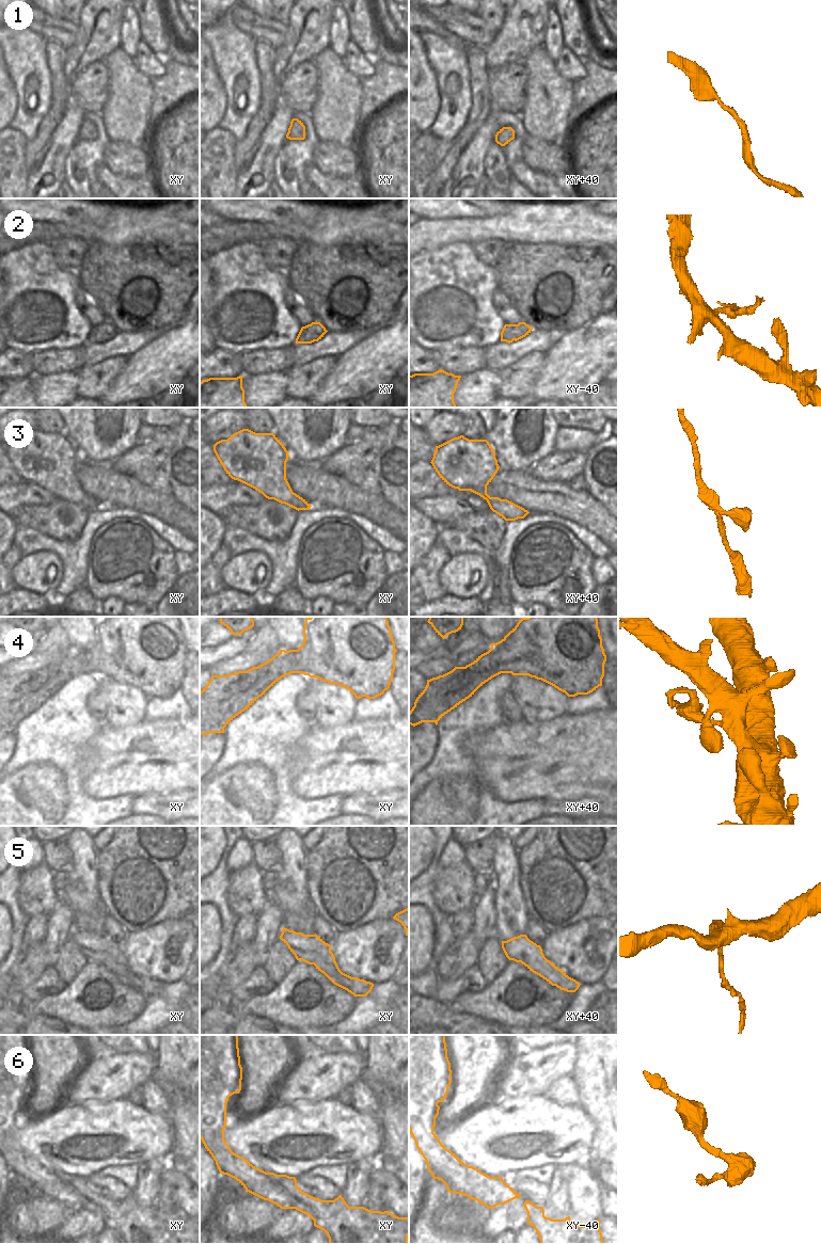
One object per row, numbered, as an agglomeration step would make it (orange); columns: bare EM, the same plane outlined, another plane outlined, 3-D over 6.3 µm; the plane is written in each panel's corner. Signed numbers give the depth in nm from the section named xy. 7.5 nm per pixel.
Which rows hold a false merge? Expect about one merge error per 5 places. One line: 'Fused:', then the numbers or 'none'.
Fused: 2, 4, 5

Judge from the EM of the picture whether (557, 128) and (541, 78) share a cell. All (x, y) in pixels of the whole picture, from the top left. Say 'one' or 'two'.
one

